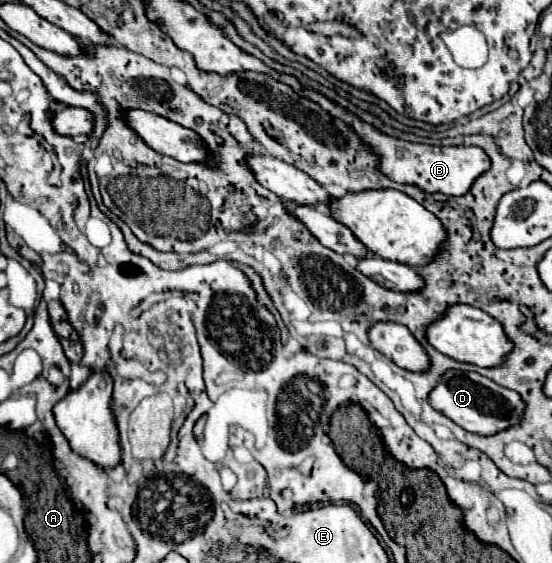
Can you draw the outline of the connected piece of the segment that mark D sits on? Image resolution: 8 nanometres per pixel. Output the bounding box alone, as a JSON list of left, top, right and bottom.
[428,370,524,436]

